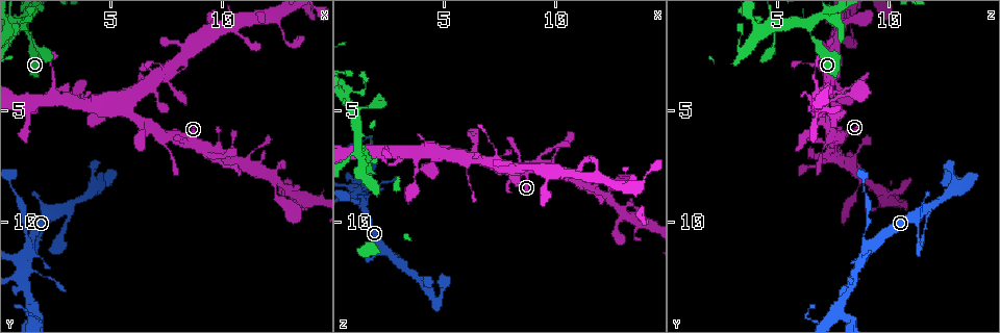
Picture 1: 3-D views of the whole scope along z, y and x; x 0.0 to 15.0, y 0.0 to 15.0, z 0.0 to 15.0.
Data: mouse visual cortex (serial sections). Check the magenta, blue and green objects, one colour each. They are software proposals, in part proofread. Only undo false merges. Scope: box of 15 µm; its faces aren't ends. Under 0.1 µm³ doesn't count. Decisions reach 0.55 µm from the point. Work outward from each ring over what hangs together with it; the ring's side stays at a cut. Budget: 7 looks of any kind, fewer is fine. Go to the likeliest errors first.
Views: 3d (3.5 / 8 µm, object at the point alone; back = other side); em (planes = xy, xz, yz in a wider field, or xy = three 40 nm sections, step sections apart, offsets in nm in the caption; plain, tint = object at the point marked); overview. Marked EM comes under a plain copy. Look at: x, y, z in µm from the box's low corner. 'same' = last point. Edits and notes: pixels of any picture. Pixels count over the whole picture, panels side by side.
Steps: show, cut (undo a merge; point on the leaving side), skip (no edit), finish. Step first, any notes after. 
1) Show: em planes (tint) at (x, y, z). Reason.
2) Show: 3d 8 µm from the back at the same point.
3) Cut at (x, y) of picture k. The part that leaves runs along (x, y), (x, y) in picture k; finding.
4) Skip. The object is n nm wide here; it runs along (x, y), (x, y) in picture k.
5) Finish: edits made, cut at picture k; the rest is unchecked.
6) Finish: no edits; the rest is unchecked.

Show: 3d 3.5 µm at (1.3, 11.2, 9.1). Looks like a crossing.

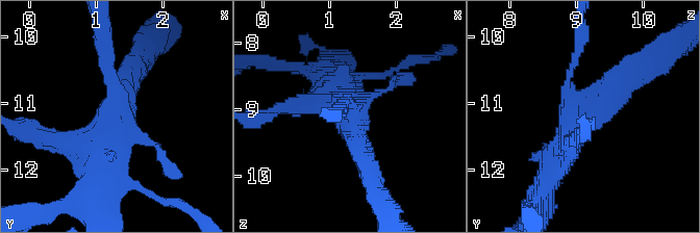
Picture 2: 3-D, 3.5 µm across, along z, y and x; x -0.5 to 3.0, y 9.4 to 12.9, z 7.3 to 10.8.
Show: em xy step 1 (tint) at (1.40, 11.20, 9.15).

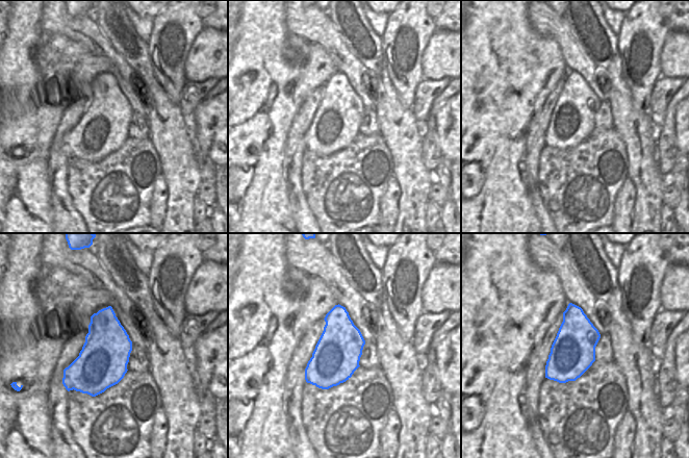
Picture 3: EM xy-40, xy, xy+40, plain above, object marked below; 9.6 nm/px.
Skip. It runs along (636, 72), (585, 113), (551, 167) in picture 2; all the same cell.

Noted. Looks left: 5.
Show: 3d 3.5 µm at (12.3, 8.0, 8.8). A narrow waist.

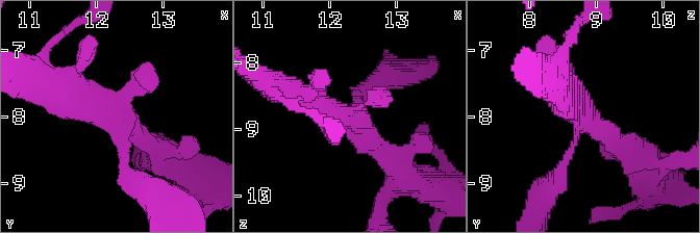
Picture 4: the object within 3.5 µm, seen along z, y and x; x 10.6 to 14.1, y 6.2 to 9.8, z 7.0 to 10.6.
Show: em xy step 1 (tint) at (12.35, 8.00, 8.85). Shape alone is not enough.

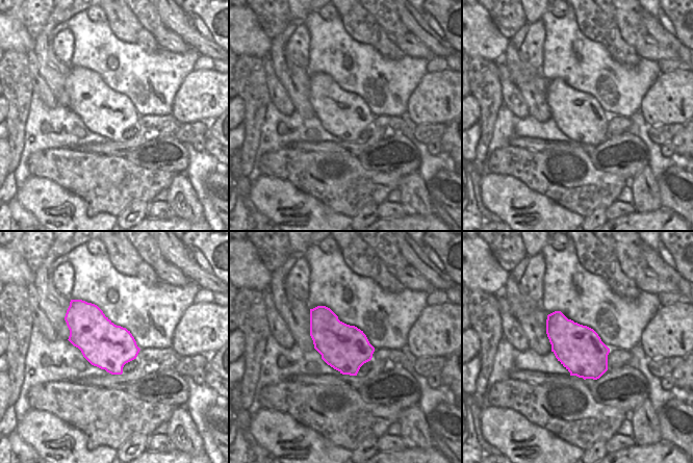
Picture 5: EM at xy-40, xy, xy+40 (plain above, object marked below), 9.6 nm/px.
Skip. The object is 440 nm wide here; it runs along (296, 94), (353, 120), (395, 162) in picture 4; all the same cell.

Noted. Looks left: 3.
Show: 3d 8 µm at (4.2, 8.4, 13.1). Sharp bend.

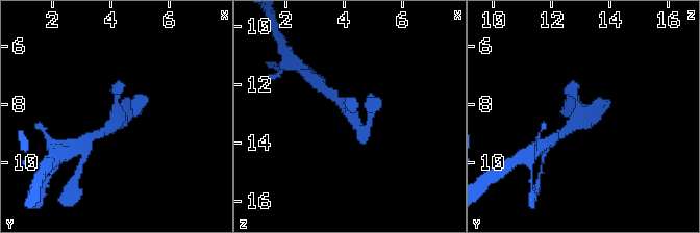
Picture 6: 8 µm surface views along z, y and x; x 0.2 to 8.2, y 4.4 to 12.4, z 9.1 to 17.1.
Show: 3d 3.5 µm at (4.3, 8.5, 13.1). Closer look.

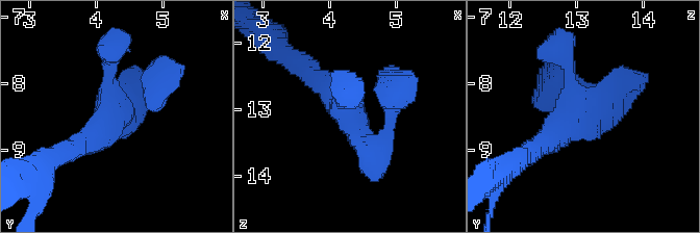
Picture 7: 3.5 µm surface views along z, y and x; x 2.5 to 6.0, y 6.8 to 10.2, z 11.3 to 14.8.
Show: em xy step 1 (tint) at (4.30, 8.50, 13.05). Need the tissue.

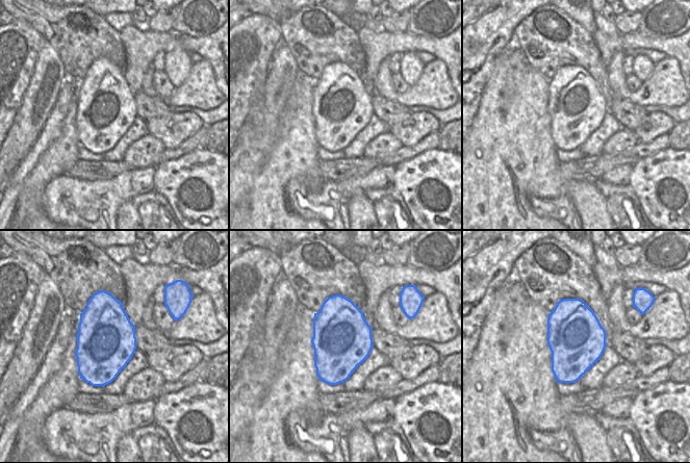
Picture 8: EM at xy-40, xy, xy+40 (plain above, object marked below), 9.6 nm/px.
Skip. It runs along (304, 68), (369, 146), (388, 134) in picture 7; one cell here.

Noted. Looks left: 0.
Finish: no edits; the rest is unchecked.

